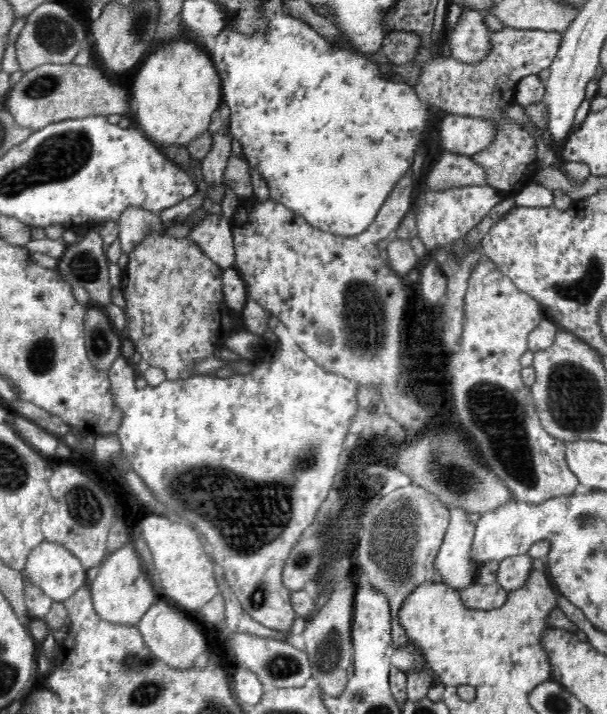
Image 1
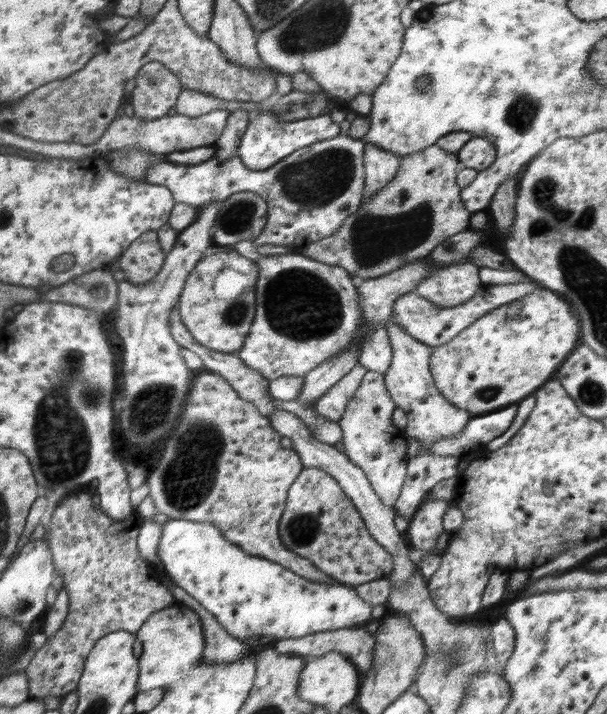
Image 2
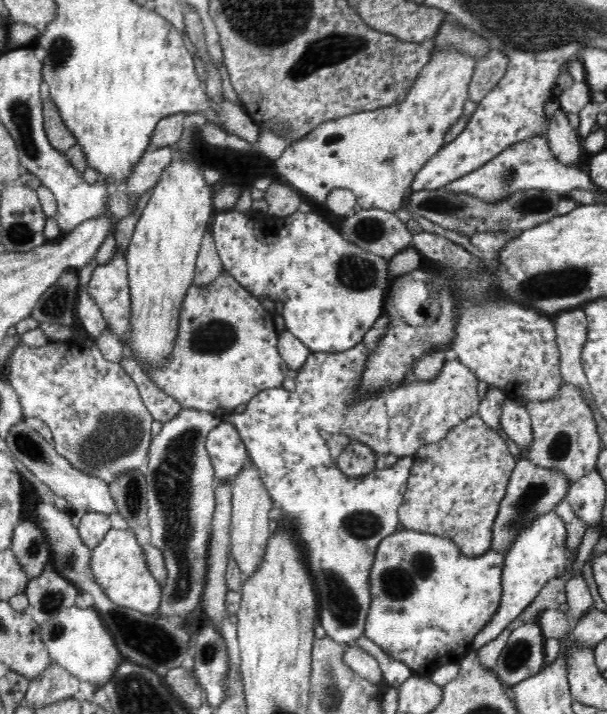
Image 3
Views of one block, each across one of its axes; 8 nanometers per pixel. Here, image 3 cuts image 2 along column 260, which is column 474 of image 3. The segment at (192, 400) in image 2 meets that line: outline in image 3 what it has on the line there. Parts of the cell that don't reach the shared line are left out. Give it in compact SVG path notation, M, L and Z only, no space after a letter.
M476 412L474 416L454 426L442 441L422 446L412 457L414 464L410 469L404 500L398 508L400 524L408 530L453 540L464 556L475 557L489 551L492 523L517 463L517 458L510 453L505 440L500 434L490 430Z

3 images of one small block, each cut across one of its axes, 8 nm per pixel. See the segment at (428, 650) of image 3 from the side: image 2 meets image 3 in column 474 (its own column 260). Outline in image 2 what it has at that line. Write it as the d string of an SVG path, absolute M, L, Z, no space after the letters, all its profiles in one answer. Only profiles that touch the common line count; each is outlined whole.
M169 519L161 528L158 556L172 582L211 612L218 624L237 639L266 637L273 642L274 646L279 640L300 638L339 628L360 627L371 620L373 606L364 602L355 593L354 588L338 582L328 584L310 581L266 557L252 555L237 544L226 540L217 526L207 521Z

